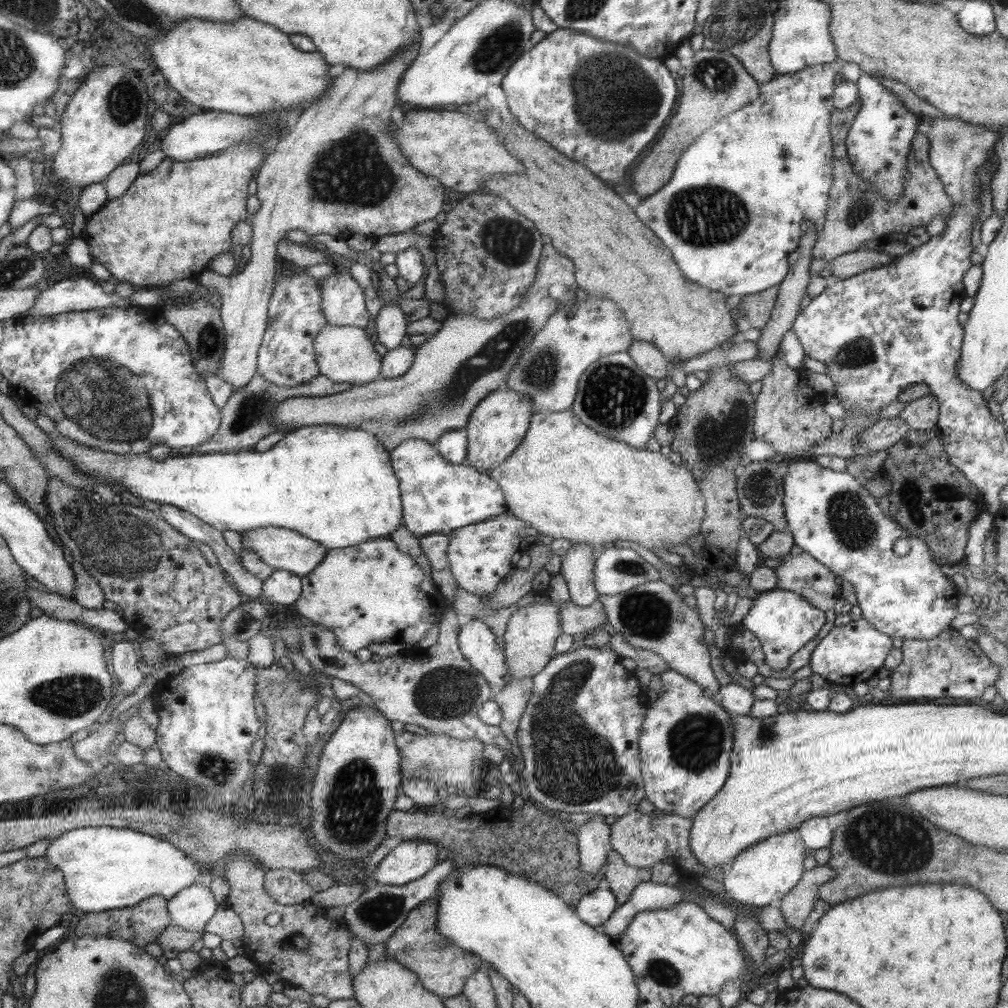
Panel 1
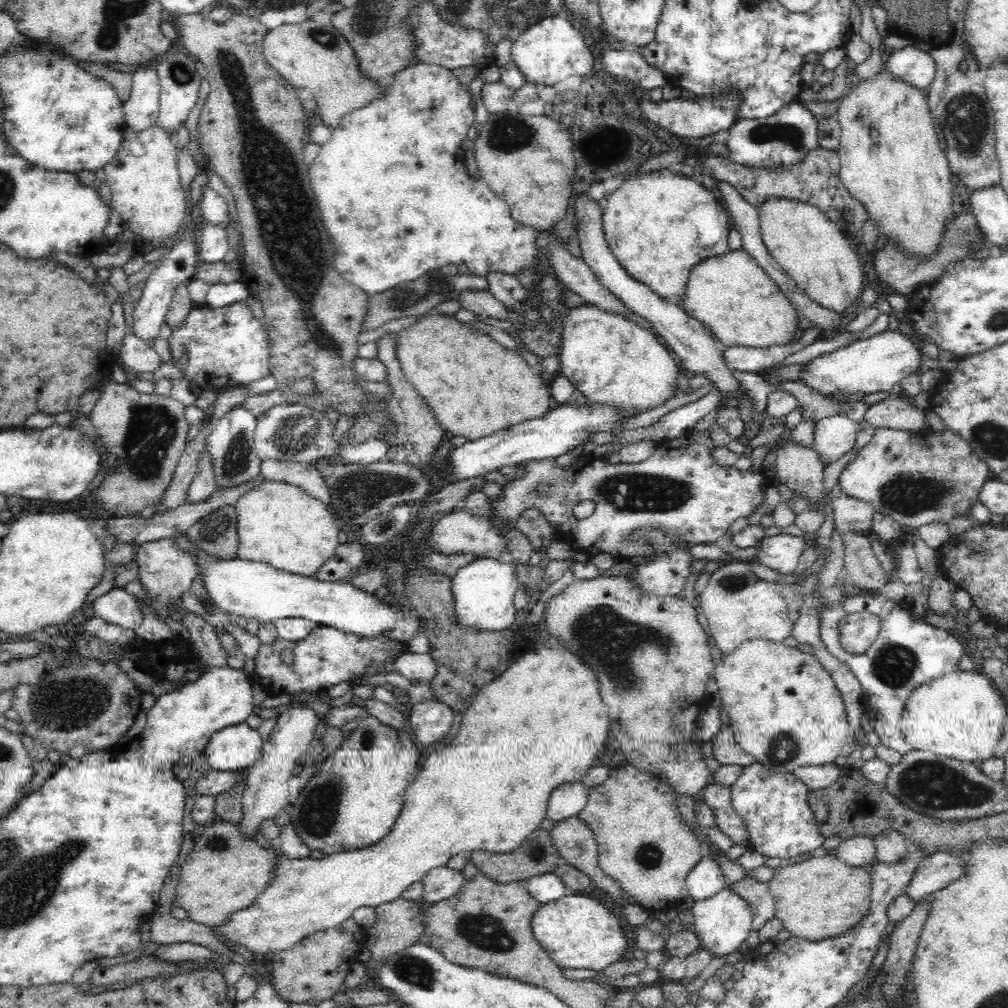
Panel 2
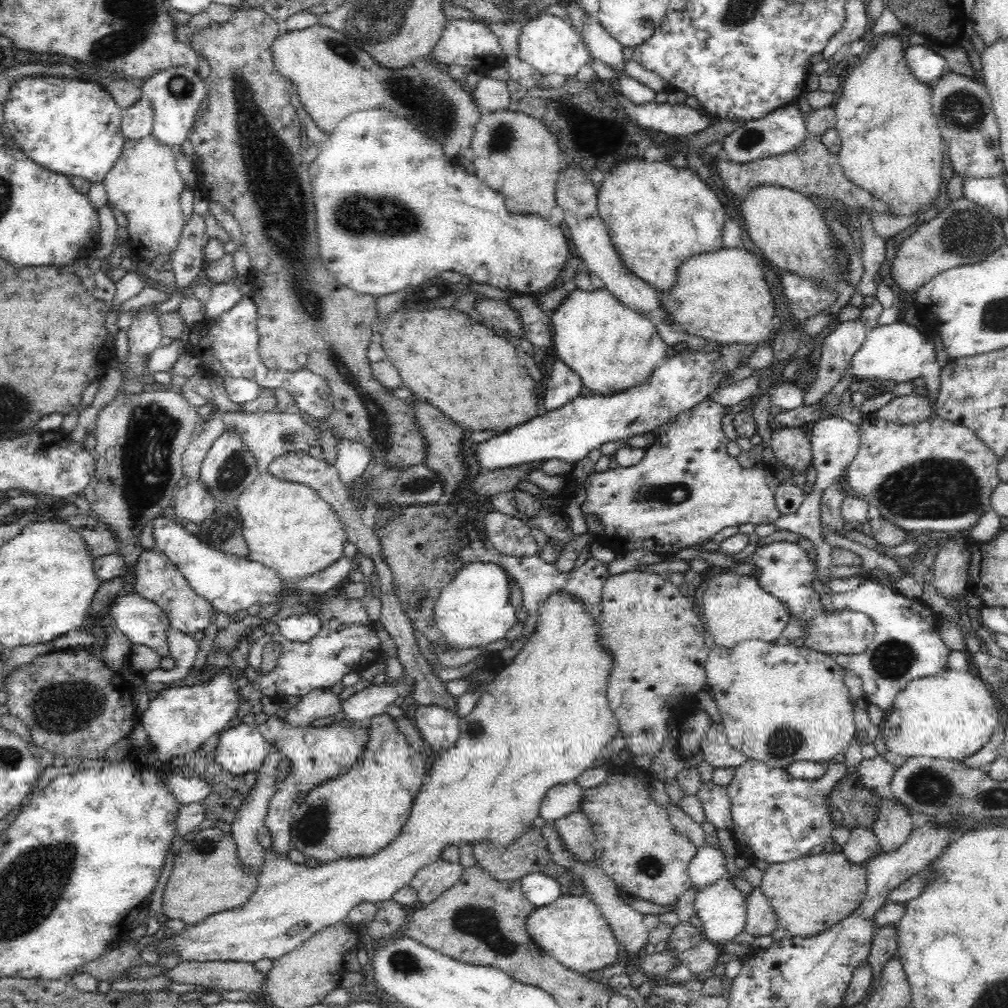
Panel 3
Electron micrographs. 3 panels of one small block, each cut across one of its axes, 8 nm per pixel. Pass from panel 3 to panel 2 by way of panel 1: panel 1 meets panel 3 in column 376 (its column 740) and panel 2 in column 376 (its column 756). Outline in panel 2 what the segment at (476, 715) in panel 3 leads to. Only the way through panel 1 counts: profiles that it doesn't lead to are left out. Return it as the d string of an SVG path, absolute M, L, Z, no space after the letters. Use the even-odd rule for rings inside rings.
M552 638L550 642L538 646L536 650L532 650L528 654L524 654L518 662L512 664L501 676L494 678L493 682L484 686L472 698L468 709L464 712L452 744L444 746L442 750L438 750L434 754L428 753L428 758L422 762L420 772L416 774L416 778L406 790L399 818L384 838L367 848L325 855L321 859L311 859L310 857L290 858L286 854L280 855L275 868L275 875L269 885L256 897L256 902L253 902L245 909L232 913L228 920L223 925L220 925L220 928L216 928L216 930L222 932L220 938L226 936L236 944L244 944L254 954L280 952L280 950L292 948L302 938L307 937L312 932L316 932L316 930L328 930L328 928L334 928L334 926L342 924L344 920L348 920L352 916L352 913L357 908L363 906L376 908L379 904L392 902L400 898L412 883L420 881L434 867L446 867L453 856L468 856L471 852L483 850L496 854L513 851L524 842L525 838L528 838L529 834L541 829L544 820L548 818L548 801L552 792L562 783L582 781L584 775L592 768L598 753L605 746L609 726L610 719L607 707L599 694L599 680L595 672L592 669L588 669L588 666L584 665L578 655L572 654L572 650L564 647L558 639Z

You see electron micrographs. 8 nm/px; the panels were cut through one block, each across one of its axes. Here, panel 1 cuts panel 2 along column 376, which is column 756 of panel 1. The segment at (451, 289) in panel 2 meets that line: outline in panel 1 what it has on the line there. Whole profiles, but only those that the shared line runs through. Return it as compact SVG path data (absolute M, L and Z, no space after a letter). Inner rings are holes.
M770 286L761 292L740 297L738 310L742 312L743 320L760 331L770 317L777 293L778 286Z

